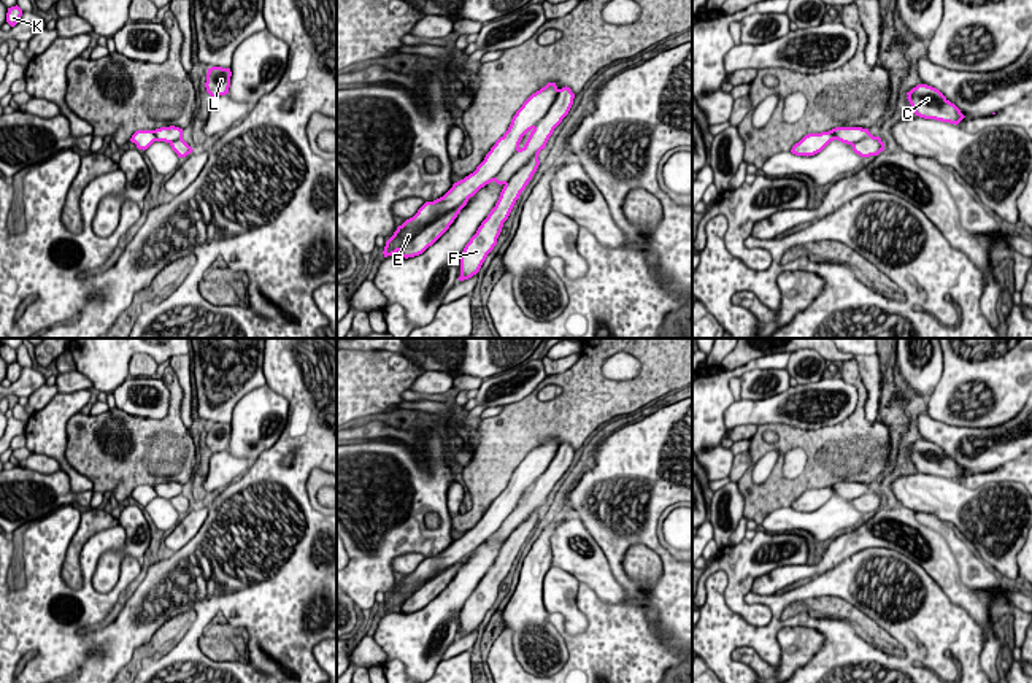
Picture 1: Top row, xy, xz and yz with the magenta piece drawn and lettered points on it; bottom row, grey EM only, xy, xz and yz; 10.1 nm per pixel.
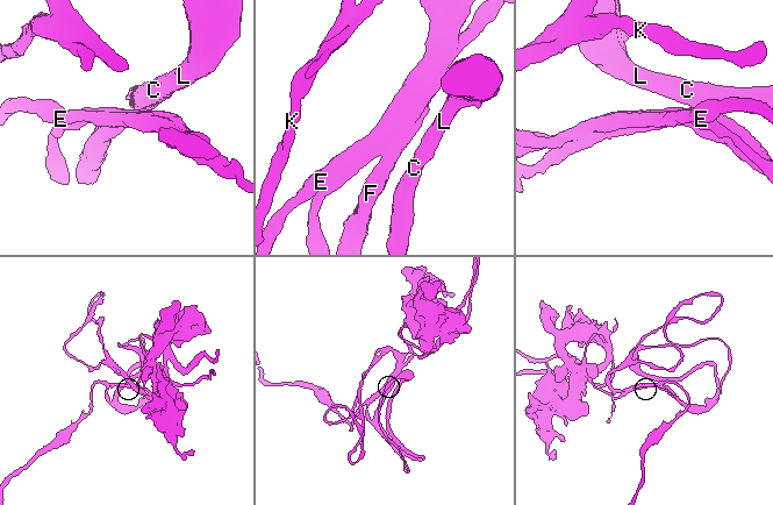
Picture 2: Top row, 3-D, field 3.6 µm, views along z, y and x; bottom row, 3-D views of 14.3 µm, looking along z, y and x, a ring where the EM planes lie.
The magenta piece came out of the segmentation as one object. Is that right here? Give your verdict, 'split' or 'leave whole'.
leave whole

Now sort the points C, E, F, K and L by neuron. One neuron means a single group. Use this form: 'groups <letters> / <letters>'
groups C E F K L

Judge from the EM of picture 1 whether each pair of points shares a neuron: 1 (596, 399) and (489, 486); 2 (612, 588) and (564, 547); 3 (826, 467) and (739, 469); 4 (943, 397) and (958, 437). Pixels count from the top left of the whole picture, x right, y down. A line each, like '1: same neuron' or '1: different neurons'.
1: same neuron
2: same neuron
3: different neurons
4: different neurons

